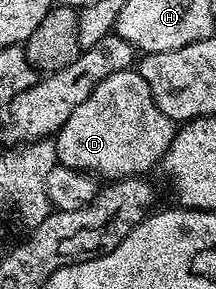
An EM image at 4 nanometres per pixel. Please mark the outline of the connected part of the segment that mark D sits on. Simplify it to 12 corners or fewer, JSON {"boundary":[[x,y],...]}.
{"boundary":[[139,69],[106,76],[54,136],[59,165],[144,176],[172,119]]}

